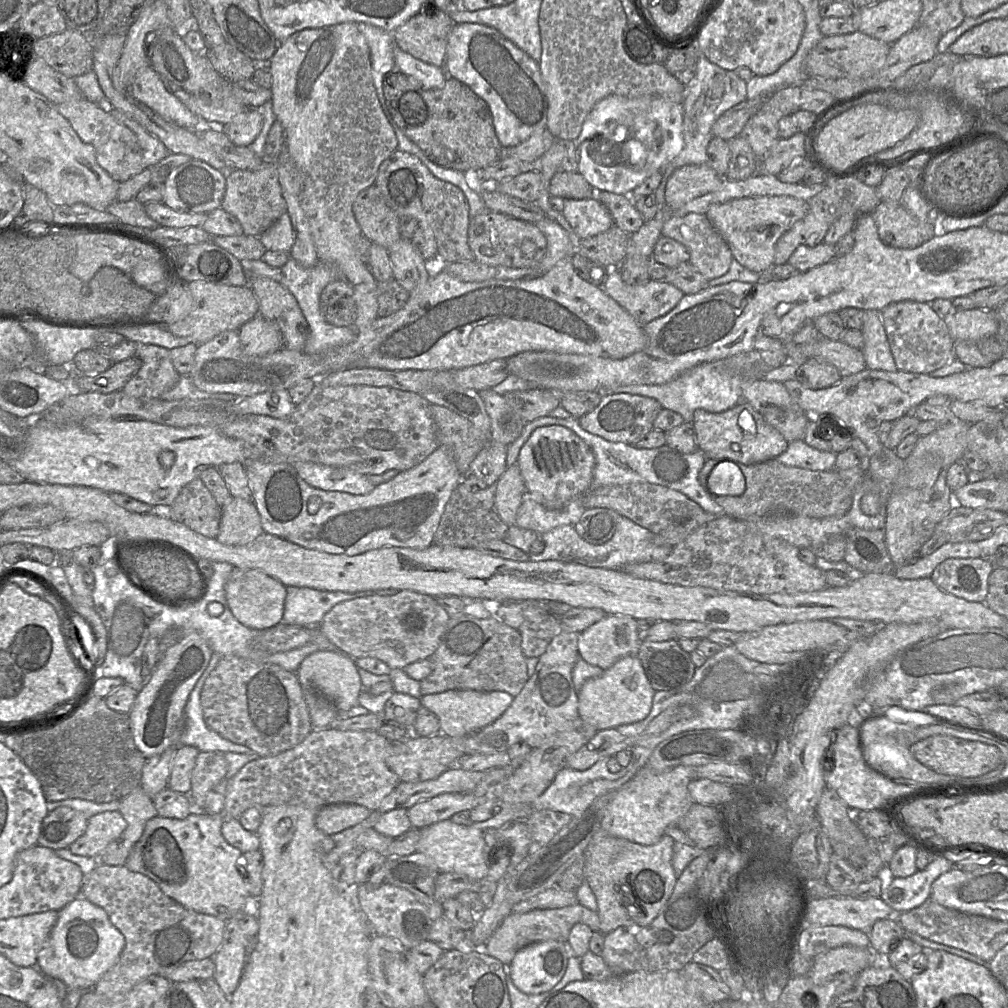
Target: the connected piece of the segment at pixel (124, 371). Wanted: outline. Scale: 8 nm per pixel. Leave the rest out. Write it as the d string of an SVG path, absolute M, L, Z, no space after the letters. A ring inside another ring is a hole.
M133 356L121 362L113 363L106 371L98 374L77 373L77 385L81 393L108 394L119 391L139 371L141 366L141 359Z

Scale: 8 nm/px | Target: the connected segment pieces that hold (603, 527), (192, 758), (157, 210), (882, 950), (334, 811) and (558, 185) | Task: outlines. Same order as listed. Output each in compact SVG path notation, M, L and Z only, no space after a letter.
M588 508L574 524L581 538L595 545L607 542L613 536L619 513L609 508Z
M194 746L178 747L173 759L168 788L189 795L191 791L191 774L199 752Z
M148 202L143 204L146 214L161 227L185 228L202 227L208 213L176 212L162 202Z
M896 918L877 920L867 931L870 947L877 956L887 957L898 942L905 937L905 930Z
M352 803L328 804L316 813L316 826L325 834L333 835L364 821L371 810Z
M564 170L554 174L548 192L550 196L563 199L587 199L594 196L594 189L581 174Z

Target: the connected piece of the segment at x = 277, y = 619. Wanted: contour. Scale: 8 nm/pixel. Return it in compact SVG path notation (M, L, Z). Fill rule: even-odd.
M234 567L226 582L225 592L231 611L247 627L264 630L282 622L286 586L262 570Z

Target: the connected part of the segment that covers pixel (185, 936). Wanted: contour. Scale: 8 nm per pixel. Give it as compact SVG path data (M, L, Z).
M98 864L85 876L80 895L103 908L111 923L125 937L125 947L118 962L93 987L96 994L107 997L124 996L135 985L151 975L165 977L185 962L207 957L213 958L224 938L225 920L185 908L165 895L153 880L129 870L125 865Z

